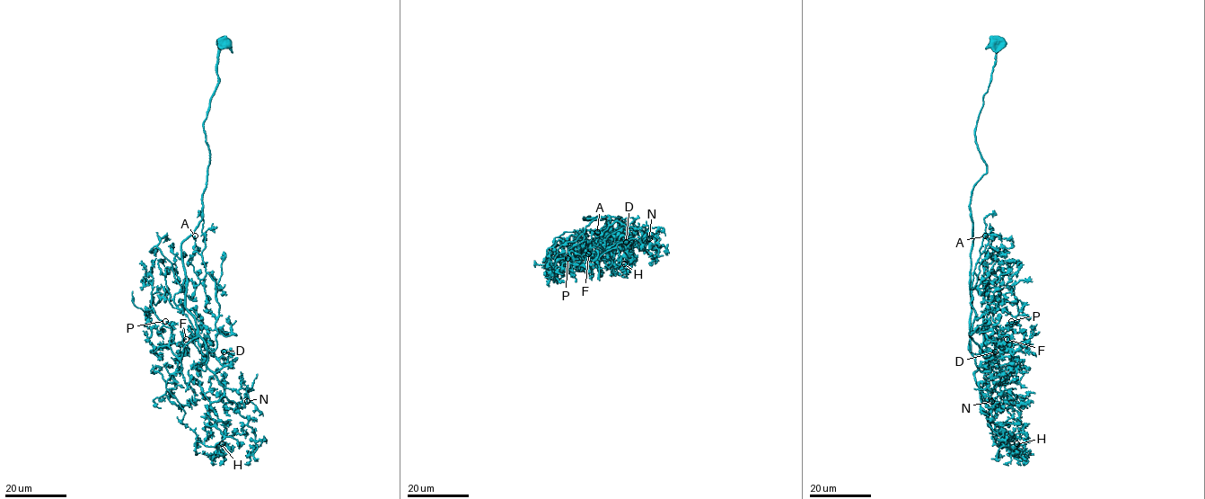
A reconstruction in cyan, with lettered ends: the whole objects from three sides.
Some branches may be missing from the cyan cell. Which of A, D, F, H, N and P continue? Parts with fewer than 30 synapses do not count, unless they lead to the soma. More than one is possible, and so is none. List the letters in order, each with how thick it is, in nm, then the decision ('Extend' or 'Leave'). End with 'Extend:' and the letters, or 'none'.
A: Thickness 240 nm. Leave
D: Thickness 150 nm. Leave
F: Thickness 170 nm. Leave
H: Thickness 200 nm. Leave
N: Thickness 110 nm. Leave
P: Thickness 200 nm. Leave
Extend: none

